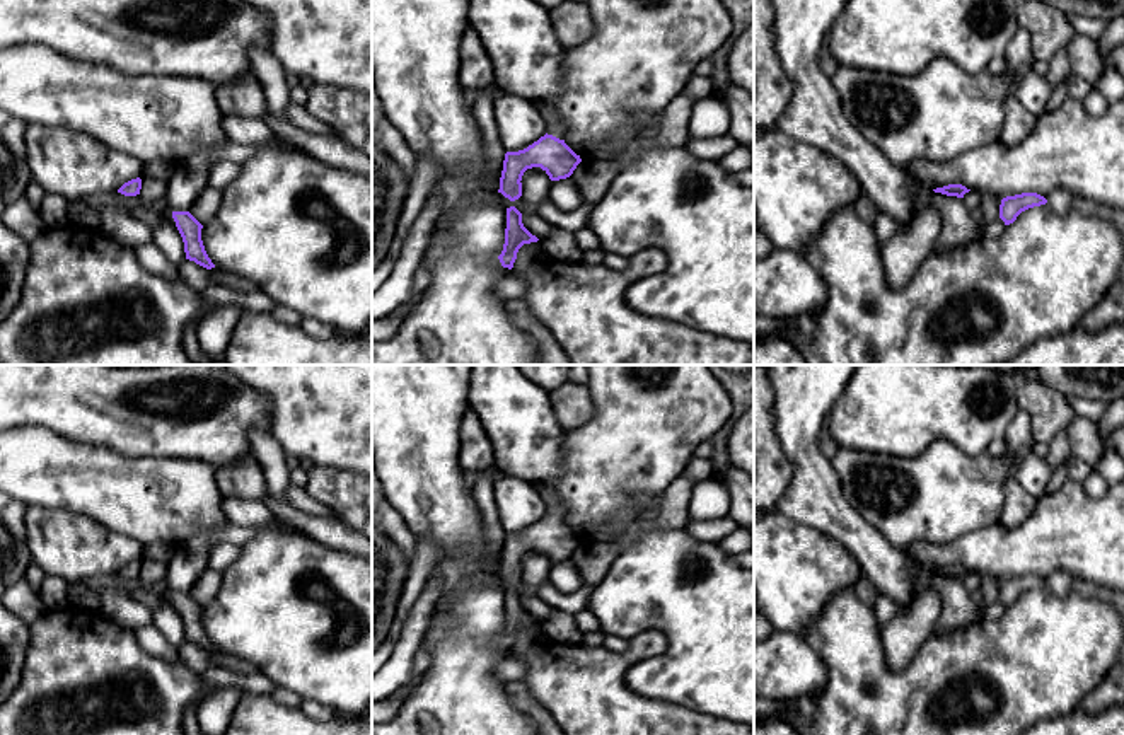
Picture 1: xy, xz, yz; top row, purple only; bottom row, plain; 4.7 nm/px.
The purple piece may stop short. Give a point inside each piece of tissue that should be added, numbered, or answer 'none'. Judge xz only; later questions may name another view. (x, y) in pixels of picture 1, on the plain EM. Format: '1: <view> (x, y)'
1: xz (555, 507)

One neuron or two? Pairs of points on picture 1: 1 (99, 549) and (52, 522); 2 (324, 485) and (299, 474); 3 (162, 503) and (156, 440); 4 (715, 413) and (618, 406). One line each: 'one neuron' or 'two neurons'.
1: one neuron
2: two neurons
3: two neurons
4: one neuron

